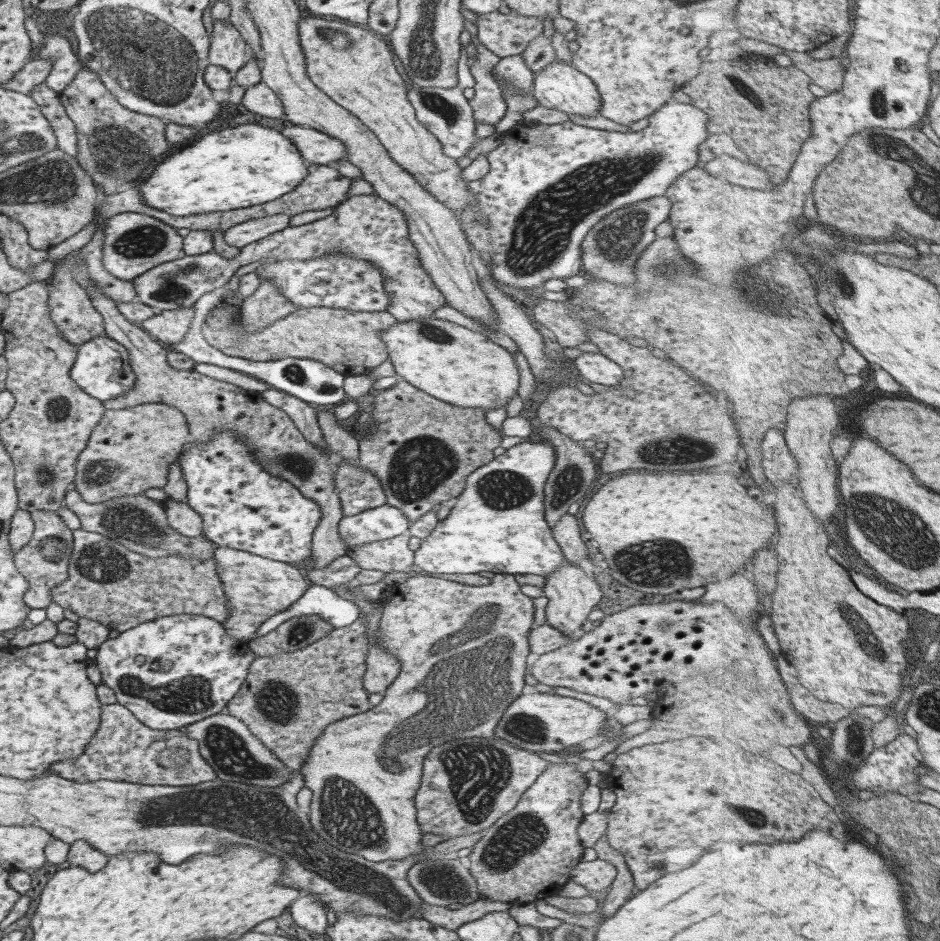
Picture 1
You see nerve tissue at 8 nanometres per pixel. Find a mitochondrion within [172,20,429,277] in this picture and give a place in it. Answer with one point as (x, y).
(343, 41)

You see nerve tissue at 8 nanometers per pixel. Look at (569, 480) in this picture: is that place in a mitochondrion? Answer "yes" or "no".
yes

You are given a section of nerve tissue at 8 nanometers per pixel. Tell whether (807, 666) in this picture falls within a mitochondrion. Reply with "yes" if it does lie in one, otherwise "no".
no

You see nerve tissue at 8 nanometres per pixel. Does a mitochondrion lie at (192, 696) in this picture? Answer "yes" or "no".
yes

